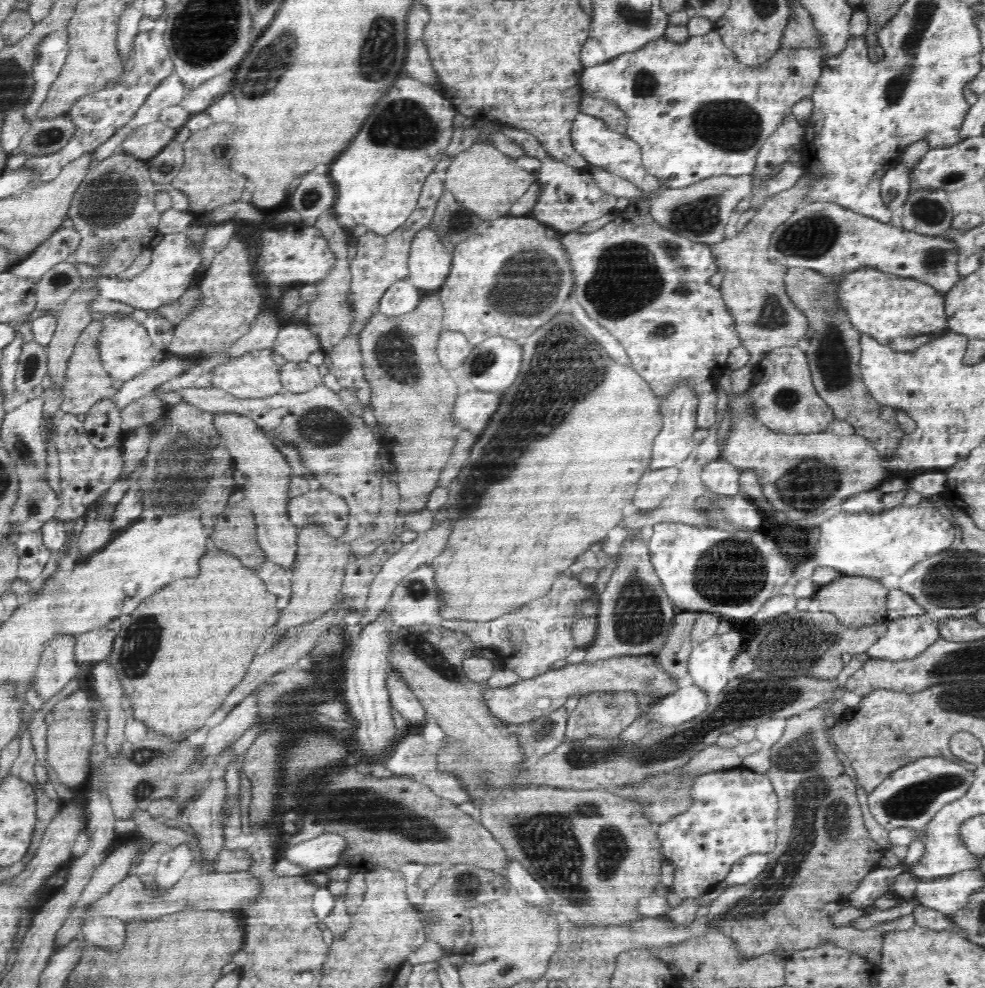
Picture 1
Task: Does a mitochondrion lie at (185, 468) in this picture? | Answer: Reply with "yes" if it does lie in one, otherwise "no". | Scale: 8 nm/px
yes

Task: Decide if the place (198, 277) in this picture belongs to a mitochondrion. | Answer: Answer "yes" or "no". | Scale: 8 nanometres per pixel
no

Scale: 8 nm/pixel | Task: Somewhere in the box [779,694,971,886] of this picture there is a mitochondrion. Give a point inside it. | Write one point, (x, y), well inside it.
(911, 800)

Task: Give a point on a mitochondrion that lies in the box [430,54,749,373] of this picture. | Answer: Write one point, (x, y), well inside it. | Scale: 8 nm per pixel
(631, 275)

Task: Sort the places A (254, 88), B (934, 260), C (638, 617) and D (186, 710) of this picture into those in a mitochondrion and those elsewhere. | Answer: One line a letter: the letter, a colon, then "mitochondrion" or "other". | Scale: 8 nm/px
A: mitochondrion
B: mitochondrion
C: mitochondrion
D: other

